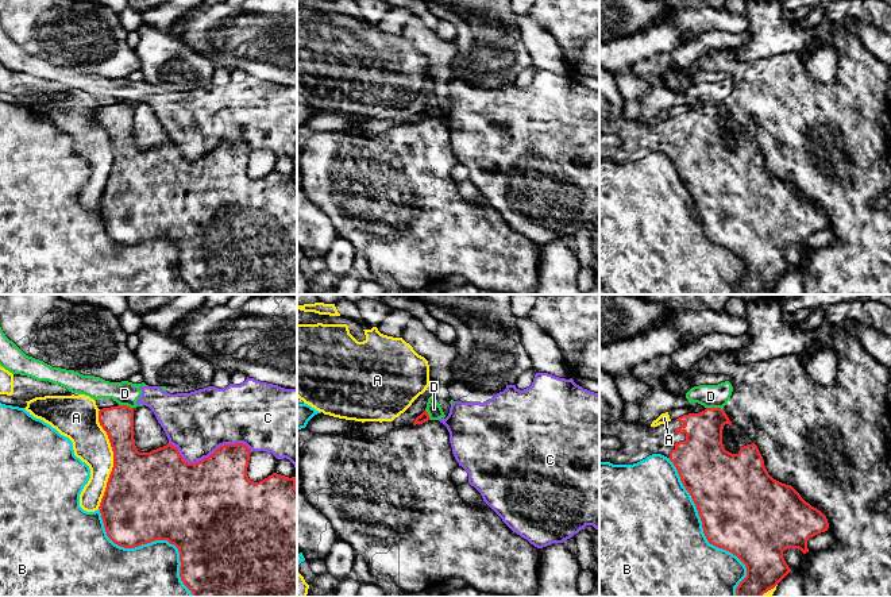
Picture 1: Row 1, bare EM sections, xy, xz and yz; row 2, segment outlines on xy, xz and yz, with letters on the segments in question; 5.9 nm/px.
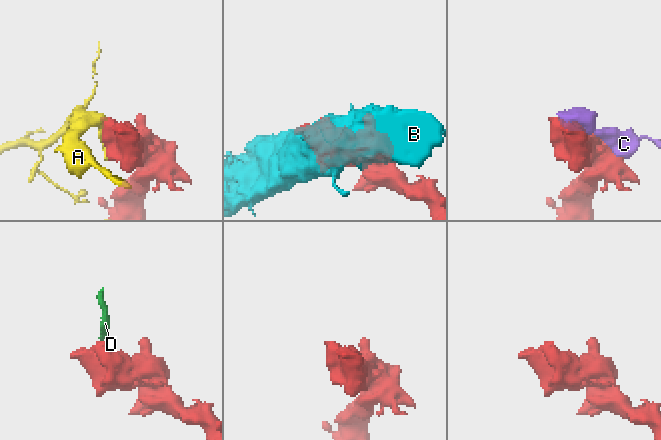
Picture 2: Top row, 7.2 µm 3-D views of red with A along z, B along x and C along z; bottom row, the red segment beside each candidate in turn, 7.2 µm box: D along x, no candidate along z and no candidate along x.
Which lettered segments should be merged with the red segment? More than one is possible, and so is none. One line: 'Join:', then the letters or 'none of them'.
Join: none of them

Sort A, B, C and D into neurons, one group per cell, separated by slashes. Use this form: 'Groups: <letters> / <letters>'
Groups: A / B / C D

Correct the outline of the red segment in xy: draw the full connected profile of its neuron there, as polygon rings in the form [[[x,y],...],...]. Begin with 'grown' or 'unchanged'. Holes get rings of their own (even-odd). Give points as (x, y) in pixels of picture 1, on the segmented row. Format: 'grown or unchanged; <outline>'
unchanged; [[[117,405],[99,411],[107,432],[113,467],[100,513],[107,536],[117,546],[135,548],[167,540],[180,552],[180,577],[193,597],[297,597],[297,488],[296,477],[273,473],[254,482],[247,475],[251,450],[243,444],[224,444],[197,463],[188,463],[173,444],[139,452],[134,439],[134,408]]]

